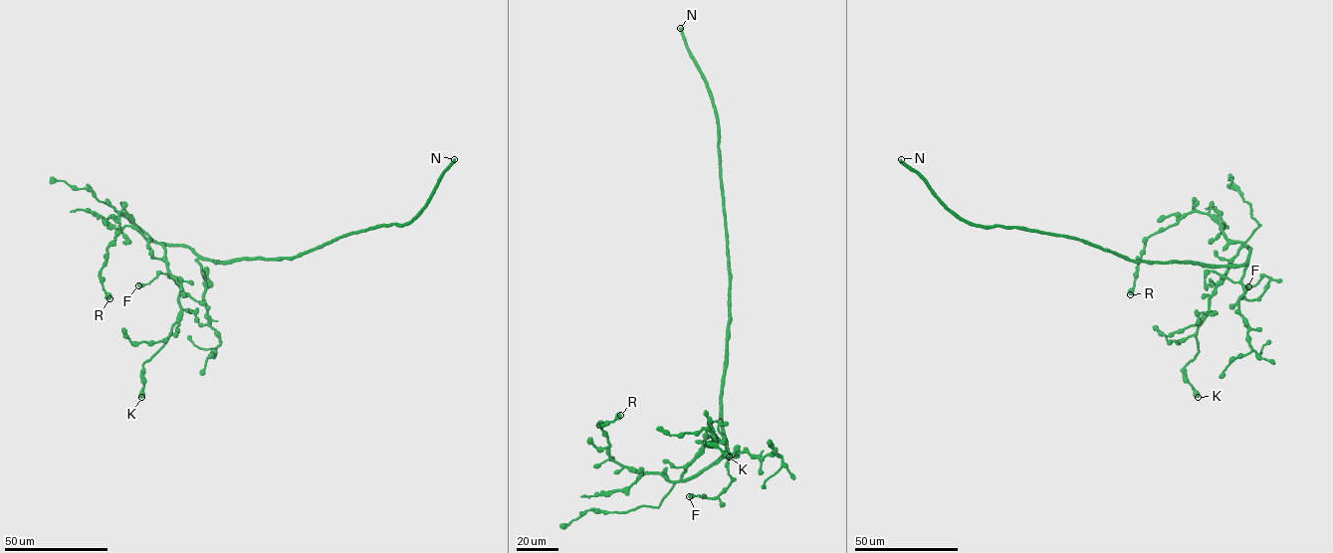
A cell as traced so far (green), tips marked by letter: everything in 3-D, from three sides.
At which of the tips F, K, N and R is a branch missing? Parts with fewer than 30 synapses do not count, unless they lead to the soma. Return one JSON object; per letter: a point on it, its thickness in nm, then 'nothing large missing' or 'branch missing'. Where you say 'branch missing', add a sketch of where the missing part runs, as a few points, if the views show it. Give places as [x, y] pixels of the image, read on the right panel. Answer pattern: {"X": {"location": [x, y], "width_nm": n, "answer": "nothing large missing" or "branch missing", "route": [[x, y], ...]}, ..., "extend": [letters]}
{"F": {"location": [1248, 286], "width_nm": 700, "answer": "nothing large missing"}, "K": {"location": [1198, 397], "width_nm": 800, "answer": "nothing large missing"}, "N": {"location": [901, 159], "width_nm": 440, "answer": "branch missing"}, "R": {"location": [1130, 294], "width_nm": 700, "answer": "nothing large missing"}, "extend": ["N"]}

